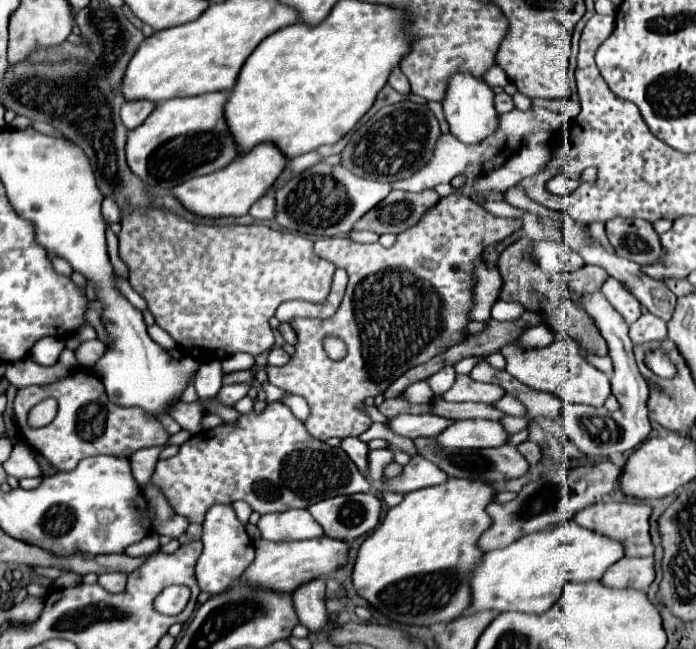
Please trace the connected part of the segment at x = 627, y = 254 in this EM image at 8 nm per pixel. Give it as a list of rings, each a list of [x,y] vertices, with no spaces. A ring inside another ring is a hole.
[[[643,218],[607,220],[607,238],[621,258],[633,260],[641,266],[657,264],[665,254],[653,224]]]

